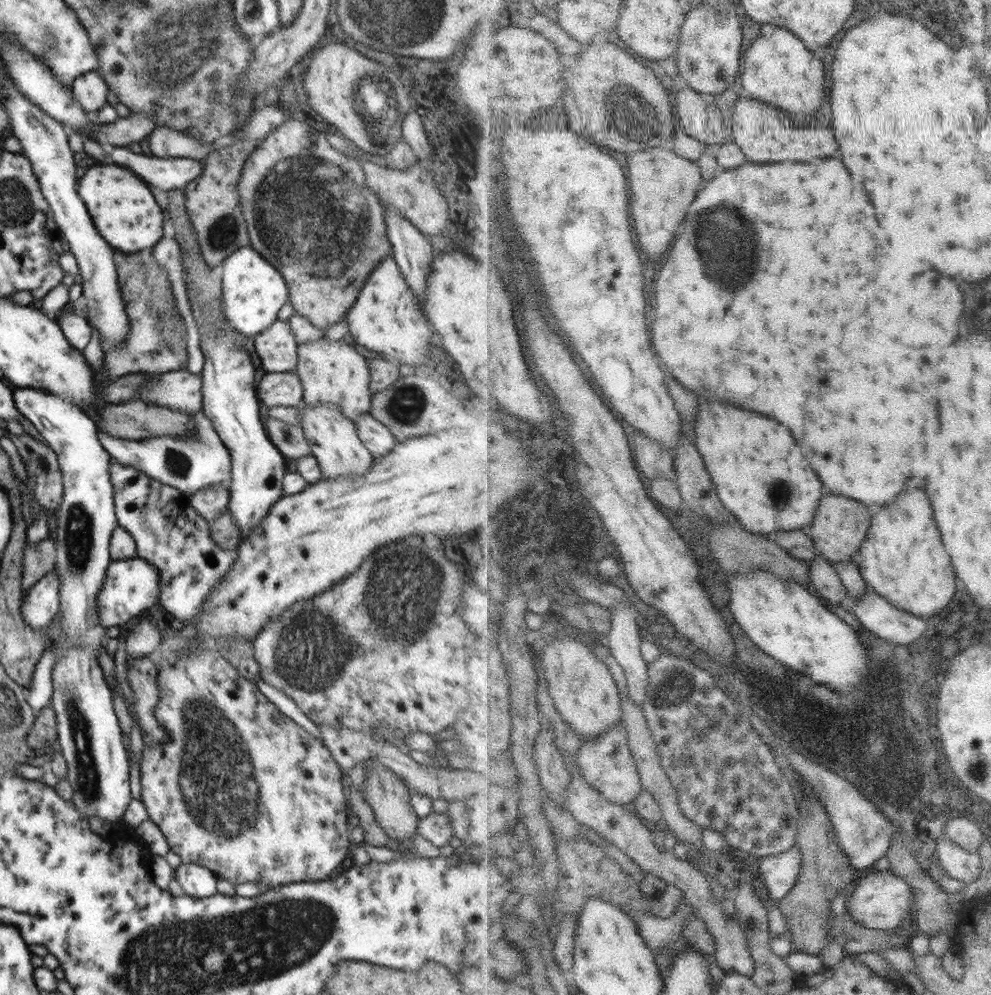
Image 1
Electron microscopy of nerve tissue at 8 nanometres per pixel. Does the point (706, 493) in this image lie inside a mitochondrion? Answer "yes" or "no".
no

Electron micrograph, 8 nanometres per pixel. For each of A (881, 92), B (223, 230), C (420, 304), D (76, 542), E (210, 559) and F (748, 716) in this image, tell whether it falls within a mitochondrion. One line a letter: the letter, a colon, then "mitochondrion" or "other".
A: other
B: mitochondrion
C: other
D: mitochondrion
E: other
F: other

